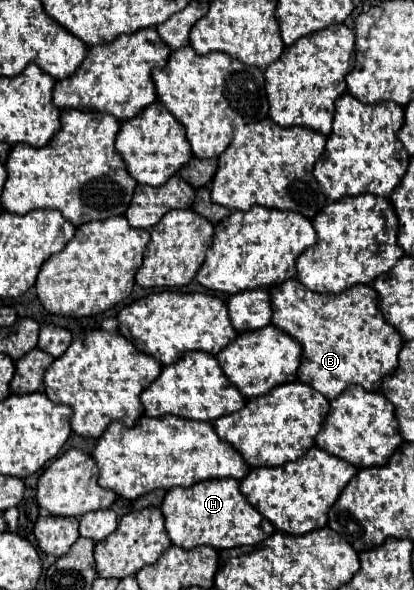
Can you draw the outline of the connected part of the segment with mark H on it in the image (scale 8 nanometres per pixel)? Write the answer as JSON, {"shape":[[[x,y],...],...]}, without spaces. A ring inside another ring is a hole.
{"shape":[[[206,479],[186,489],[170,489],[160,505],[160,511],[166,521],[168,537],[182,549],[194,549],[200,545],[210,545],[214,549],[258,545],[276,531],[274,525],[240,493],[238,479]]]}

